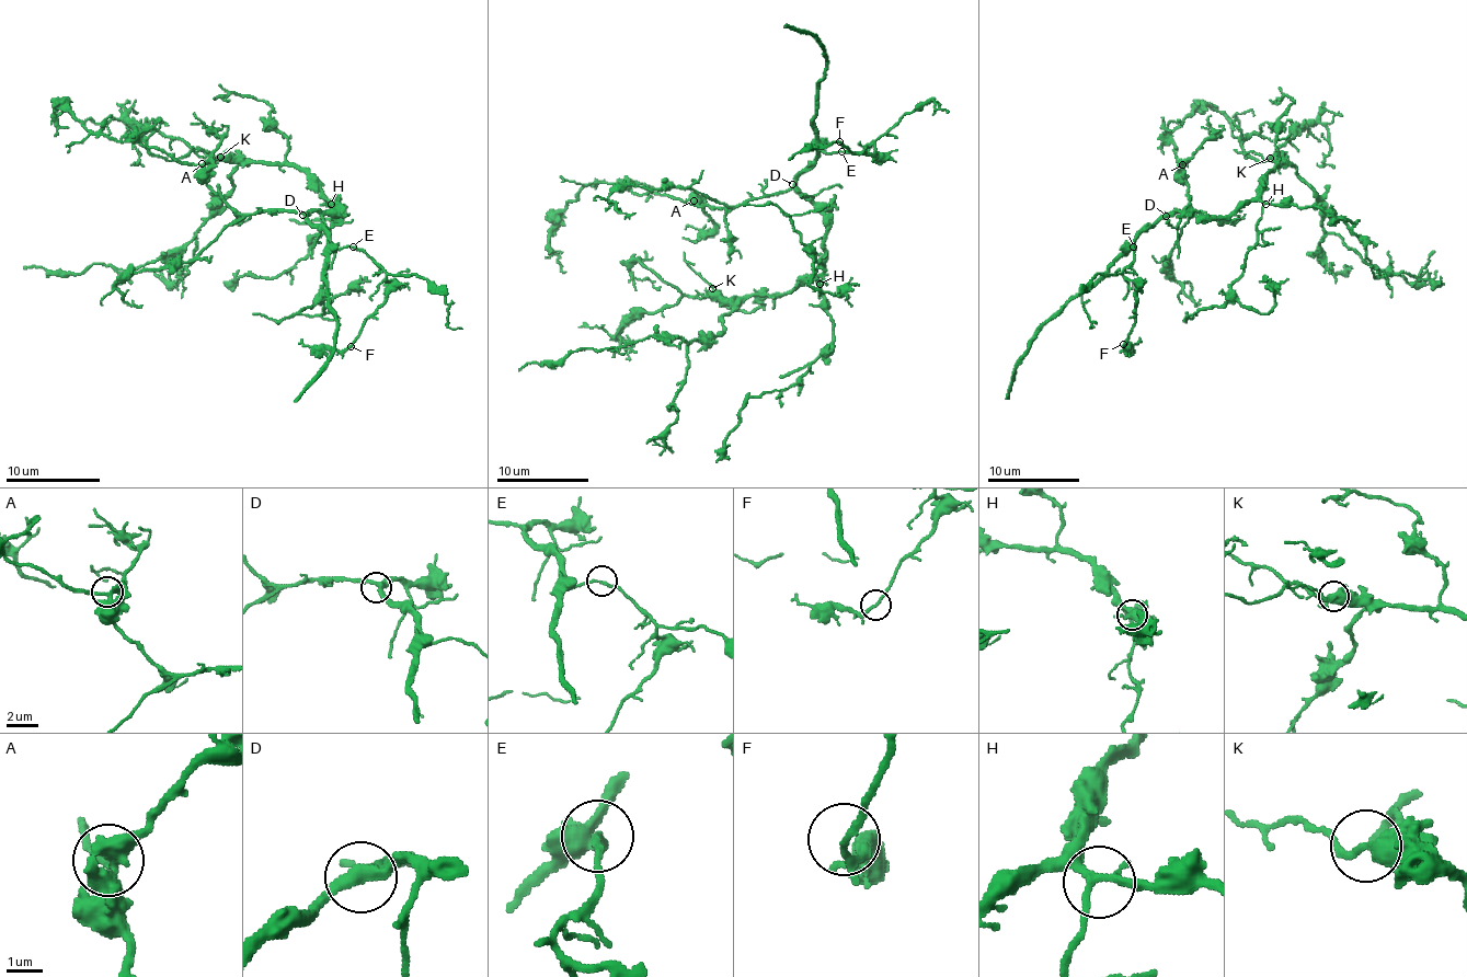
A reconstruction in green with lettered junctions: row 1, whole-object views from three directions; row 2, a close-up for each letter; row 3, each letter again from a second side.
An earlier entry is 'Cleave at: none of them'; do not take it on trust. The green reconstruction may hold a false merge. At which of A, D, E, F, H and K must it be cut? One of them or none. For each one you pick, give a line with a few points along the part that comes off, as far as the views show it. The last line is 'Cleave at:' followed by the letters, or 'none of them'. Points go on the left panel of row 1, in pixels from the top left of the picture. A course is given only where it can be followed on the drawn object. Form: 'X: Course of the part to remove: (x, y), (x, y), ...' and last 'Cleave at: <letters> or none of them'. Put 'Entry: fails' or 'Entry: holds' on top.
Entry: holds
Cleave at: none of them

